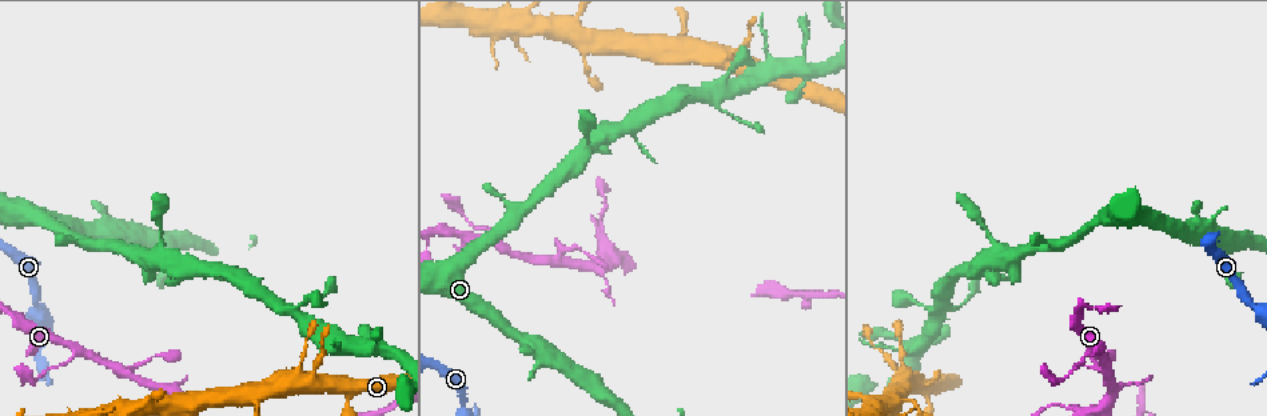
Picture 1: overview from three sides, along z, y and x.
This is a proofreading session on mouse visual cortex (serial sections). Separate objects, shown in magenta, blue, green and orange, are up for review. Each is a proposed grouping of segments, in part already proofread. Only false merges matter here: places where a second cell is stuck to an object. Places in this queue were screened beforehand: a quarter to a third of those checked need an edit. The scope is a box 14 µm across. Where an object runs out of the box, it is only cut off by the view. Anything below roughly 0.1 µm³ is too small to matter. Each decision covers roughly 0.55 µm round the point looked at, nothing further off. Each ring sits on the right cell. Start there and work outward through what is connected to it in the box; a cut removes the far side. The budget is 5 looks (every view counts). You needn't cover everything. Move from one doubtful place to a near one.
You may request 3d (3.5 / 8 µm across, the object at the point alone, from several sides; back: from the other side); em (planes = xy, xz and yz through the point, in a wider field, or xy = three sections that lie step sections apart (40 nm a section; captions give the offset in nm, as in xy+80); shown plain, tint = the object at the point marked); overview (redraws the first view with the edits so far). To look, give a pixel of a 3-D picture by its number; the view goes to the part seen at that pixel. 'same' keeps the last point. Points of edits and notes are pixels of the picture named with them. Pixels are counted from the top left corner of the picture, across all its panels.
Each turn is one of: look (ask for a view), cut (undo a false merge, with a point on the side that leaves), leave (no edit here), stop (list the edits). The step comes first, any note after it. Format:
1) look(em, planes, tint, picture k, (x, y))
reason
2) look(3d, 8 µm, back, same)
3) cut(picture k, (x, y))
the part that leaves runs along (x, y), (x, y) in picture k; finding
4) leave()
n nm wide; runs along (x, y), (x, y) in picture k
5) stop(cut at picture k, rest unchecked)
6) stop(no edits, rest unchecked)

look(3d, 3.5 µm, picture 1, (1091, 346))

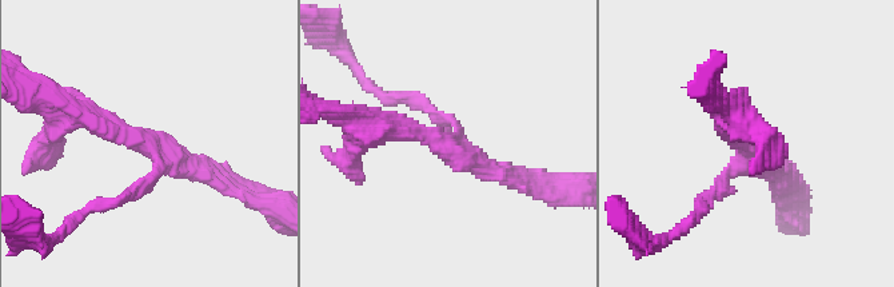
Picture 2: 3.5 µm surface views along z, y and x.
look(em, xy, step 1, tint, picture 2, (448, 149))
3 arms; arms of 150, 250, 300 nm; now the EM

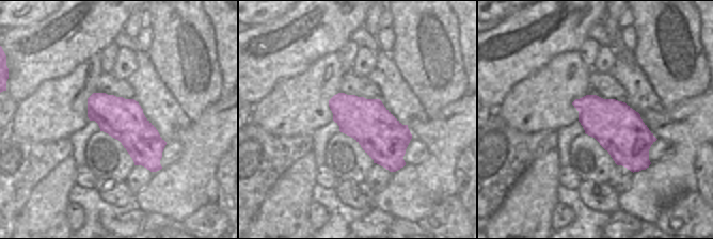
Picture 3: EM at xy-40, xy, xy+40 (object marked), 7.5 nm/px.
leave()
runs along (76, 111), (155, 143), (224, 184) in picture 2; all the same cell

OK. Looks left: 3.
look(3d, 3.5 µm, picture 1, (1078, 405))
three-way junction

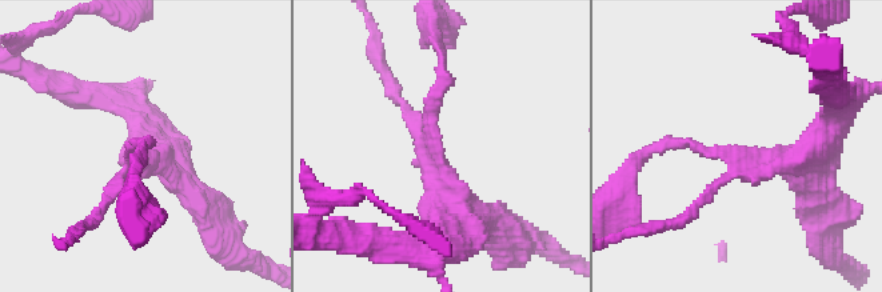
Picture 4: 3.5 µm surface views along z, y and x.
cut(picture 4, (395, 95))
the part that leaves runs along (722, 180), (705, 200), (695, 200) in picture 4; two cells meet here

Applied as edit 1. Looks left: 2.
stop(cut at picture 4, rest unchecked)

